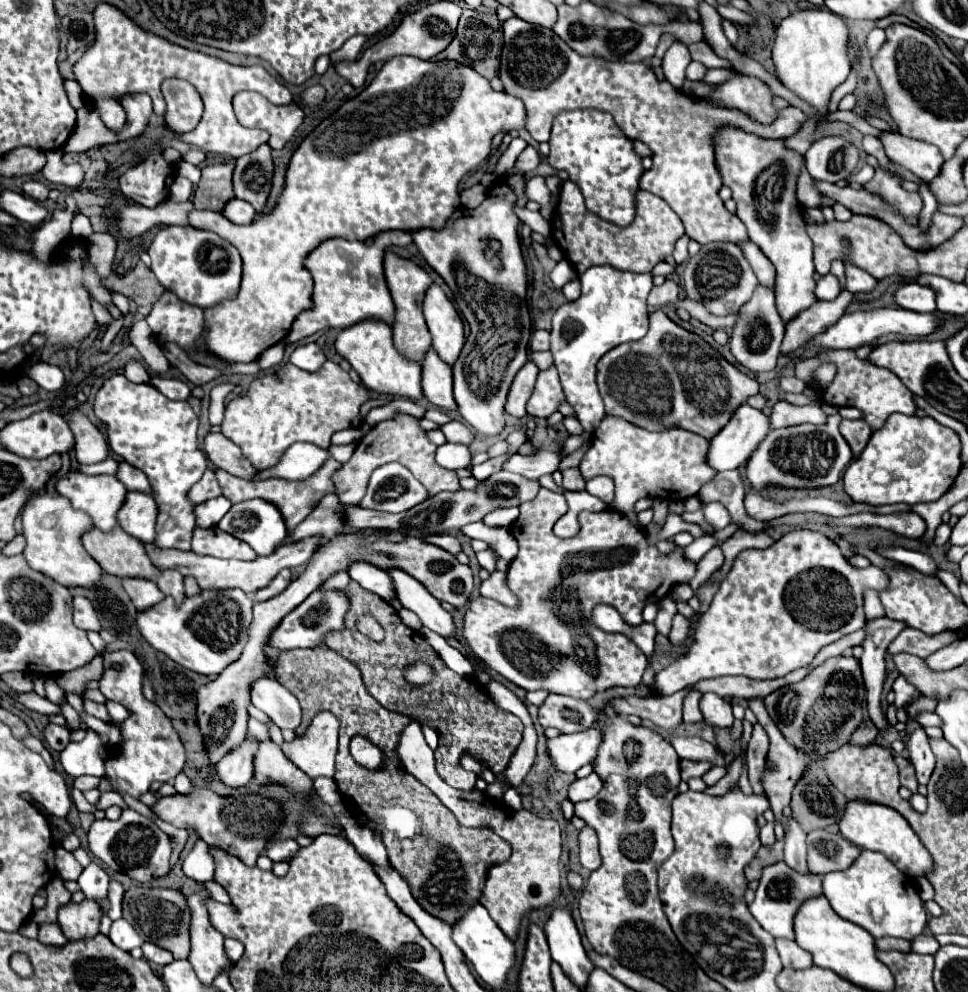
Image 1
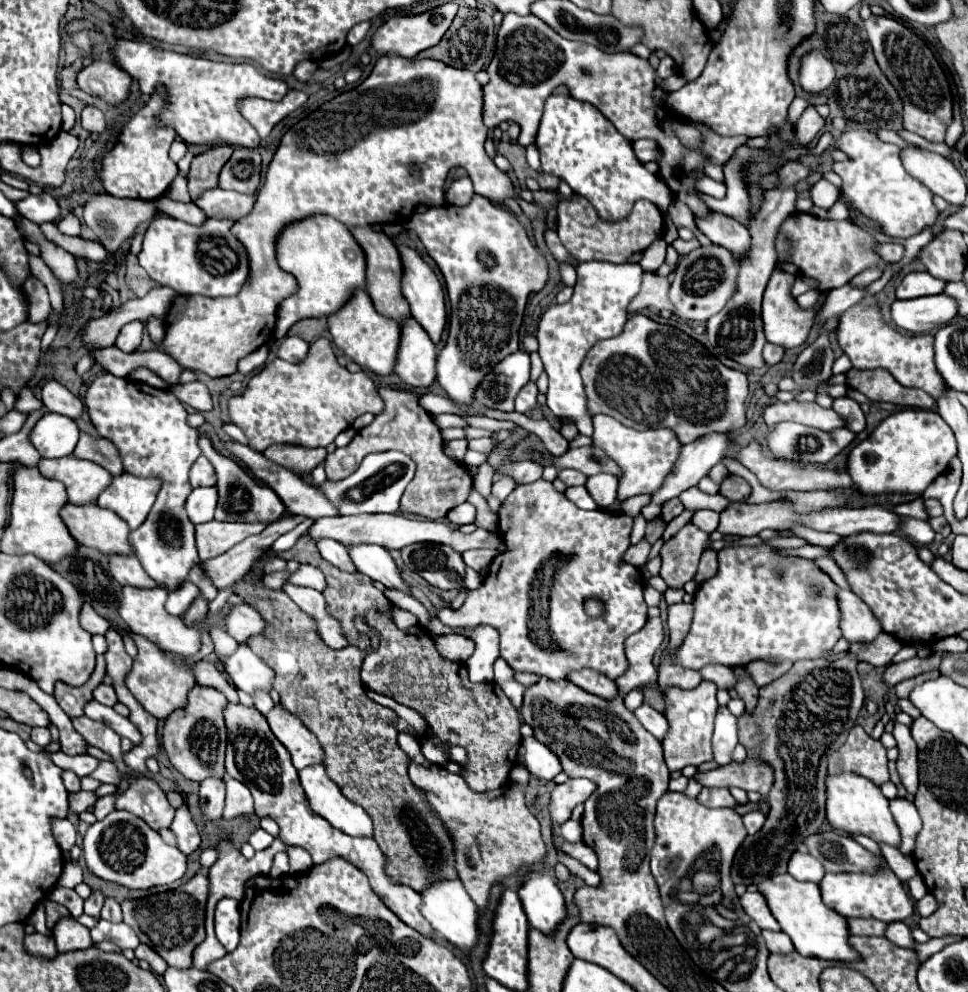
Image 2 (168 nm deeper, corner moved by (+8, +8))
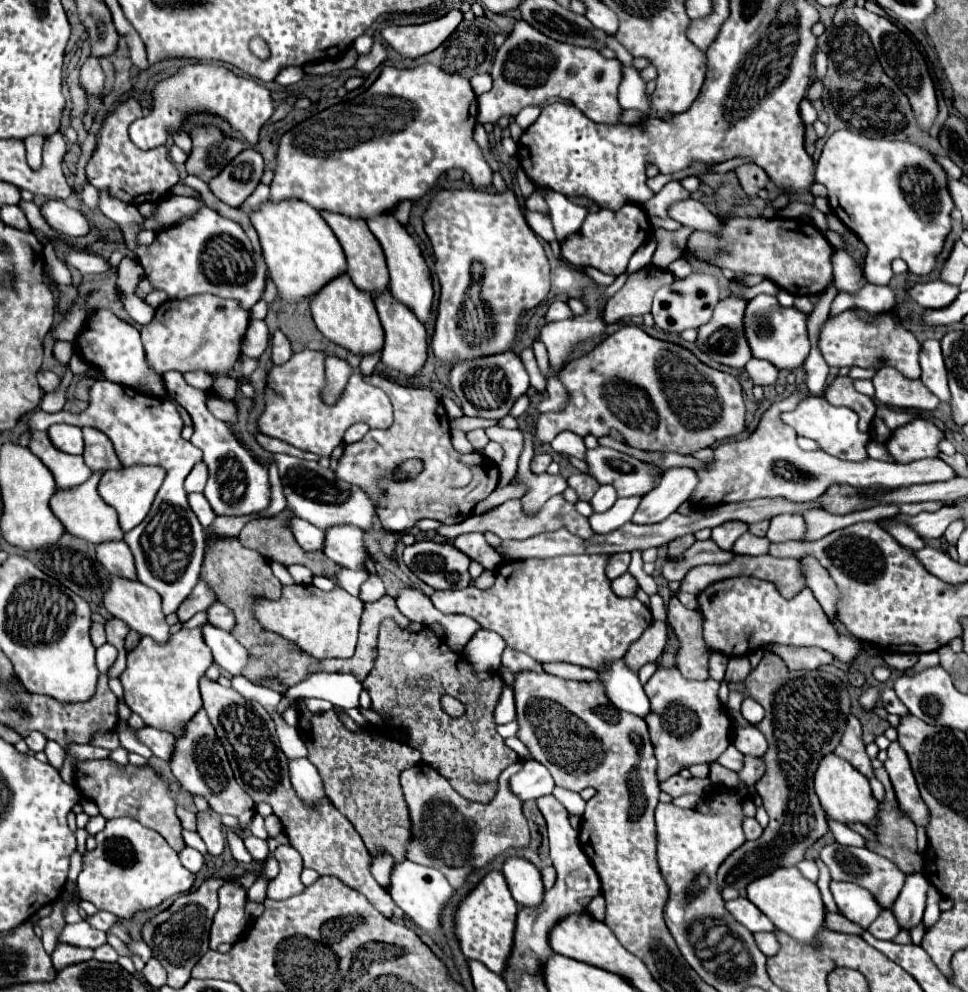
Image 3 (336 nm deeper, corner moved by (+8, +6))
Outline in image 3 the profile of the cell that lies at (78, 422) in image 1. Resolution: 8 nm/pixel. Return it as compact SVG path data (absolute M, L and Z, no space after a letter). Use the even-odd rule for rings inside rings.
M39 369L37 371L37 381L39 381L39 387L49 393L49 391L55 391L59 387L59 377L51 371L45 371L45 369Z

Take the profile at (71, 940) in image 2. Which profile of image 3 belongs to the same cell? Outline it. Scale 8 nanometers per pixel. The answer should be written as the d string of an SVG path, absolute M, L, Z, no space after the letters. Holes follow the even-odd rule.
M59 943L57 949L53 951L51 959L53 959L55 969L61 971L61 969L65 969L69 965L77 965L77 963L83 963L83 961L93 959L93 951L91 949L81 949L81 947Z

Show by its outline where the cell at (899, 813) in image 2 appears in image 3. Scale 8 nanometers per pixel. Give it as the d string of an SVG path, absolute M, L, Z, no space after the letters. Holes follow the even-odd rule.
M921 873L907 875L905 887L891 907L891 913L893 917L897 917L897 925L901 929L911 931L921 923L923 911L925 911L927 887L929 887L929 881Z

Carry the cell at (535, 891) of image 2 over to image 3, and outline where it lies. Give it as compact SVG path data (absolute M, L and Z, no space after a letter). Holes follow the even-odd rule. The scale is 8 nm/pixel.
M509 857L503 863L503 875L513 893L513 899L523 907L535 907L543 901L543 881L539 869L523 859L523 857Z

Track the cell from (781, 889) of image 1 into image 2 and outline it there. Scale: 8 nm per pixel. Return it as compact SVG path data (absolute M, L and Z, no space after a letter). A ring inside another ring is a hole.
M759 891L753 893L745 893L741 897L741 907L745 909L745 913L761 927L761 929L771 929L771 931L779 931L779 923L773 917L773 913L769 911L769 905L765 903L765 897Z

